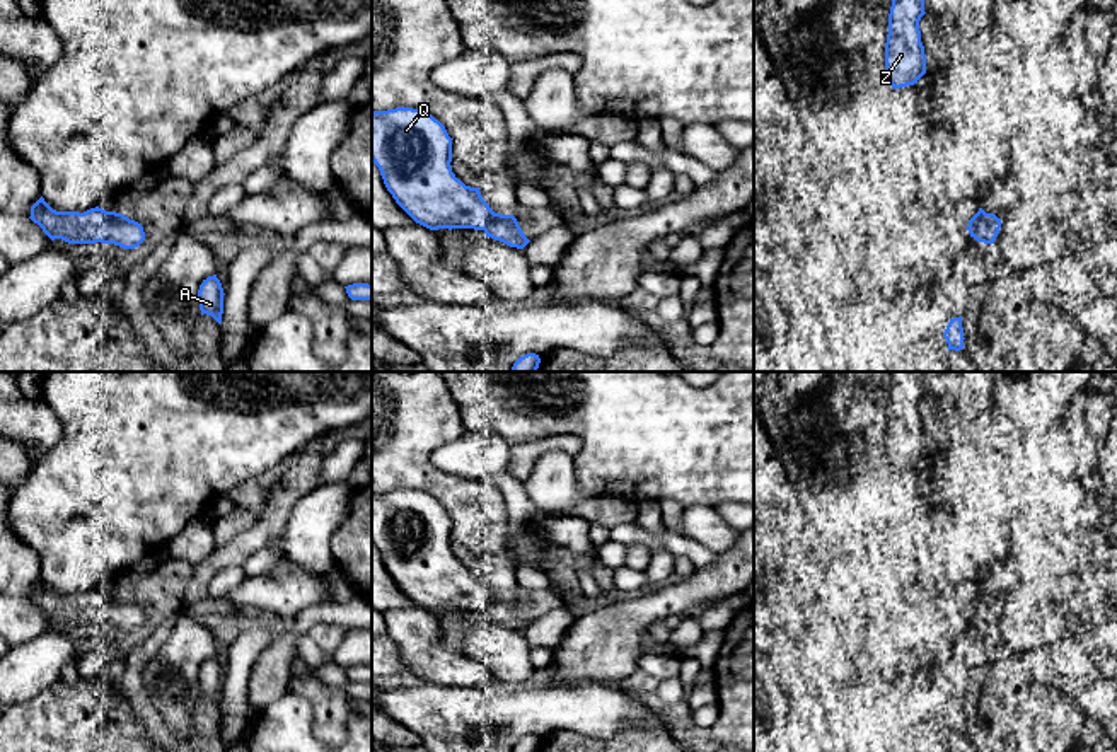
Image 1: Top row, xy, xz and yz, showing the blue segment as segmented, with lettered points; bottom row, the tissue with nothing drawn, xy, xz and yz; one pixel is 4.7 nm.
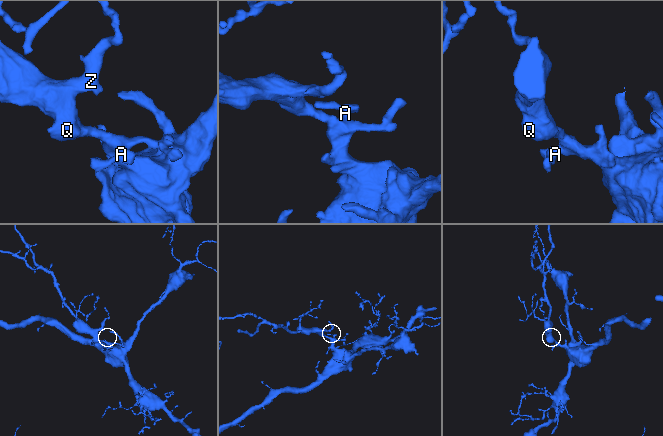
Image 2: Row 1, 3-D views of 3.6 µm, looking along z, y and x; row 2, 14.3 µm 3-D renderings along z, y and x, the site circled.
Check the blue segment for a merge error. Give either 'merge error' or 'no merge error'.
no merge error

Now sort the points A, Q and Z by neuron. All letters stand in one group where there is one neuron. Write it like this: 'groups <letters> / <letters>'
groups A Q Z

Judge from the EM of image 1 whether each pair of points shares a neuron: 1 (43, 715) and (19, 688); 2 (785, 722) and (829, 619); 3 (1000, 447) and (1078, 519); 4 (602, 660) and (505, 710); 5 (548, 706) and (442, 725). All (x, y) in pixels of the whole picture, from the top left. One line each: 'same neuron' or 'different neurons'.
1: different neurons
2: different neurons
3: different neurons
4: different neurons
5: same neuron

